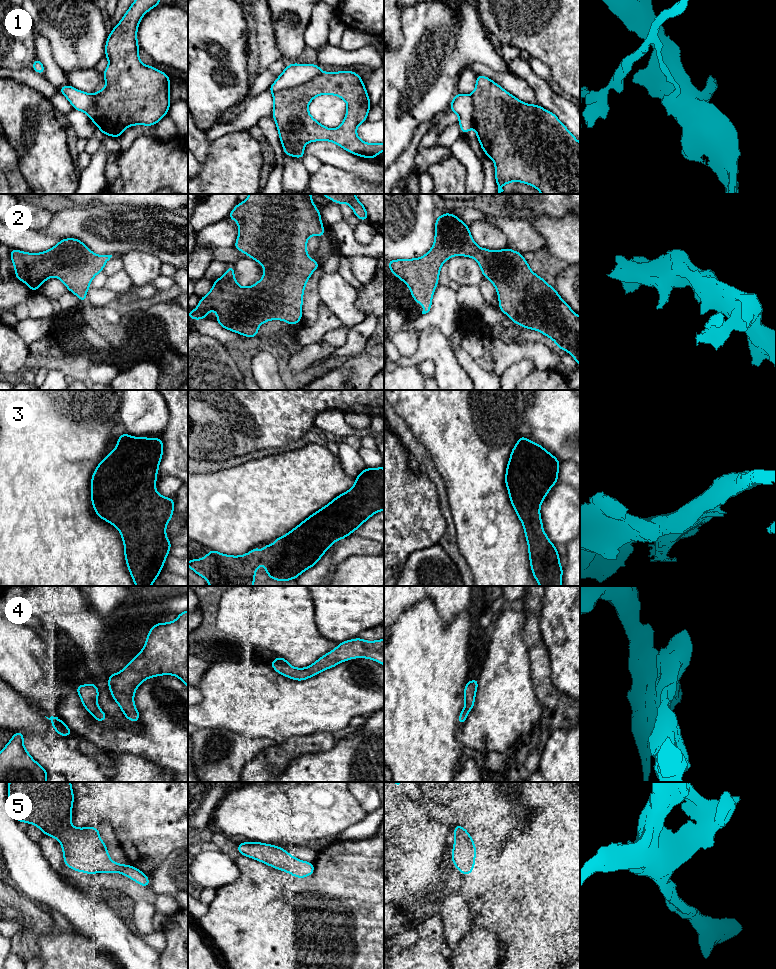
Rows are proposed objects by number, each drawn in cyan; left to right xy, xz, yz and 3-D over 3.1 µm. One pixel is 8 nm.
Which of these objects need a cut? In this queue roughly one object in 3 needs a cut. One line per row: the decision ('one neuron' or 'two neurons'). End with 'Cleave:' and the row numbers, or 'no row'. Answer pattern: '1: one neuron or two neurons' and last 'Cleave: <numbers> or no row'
1: two neurons
2: one neuron
3: one neuron
4: one neuron
5: one neuron
Cleave: 1

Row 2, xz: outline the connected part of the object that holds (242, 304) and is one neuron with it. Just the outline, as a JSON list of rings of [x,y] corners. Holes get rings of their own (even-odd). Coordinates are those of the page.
[[[249,194],[247,199],[238,203],[227,217],[235,220],[239,228],[239,235],[233,248],[262,264],[263,277],[250,287],[241,287],[234,277],[234,265],[229,265],[226,273],[213,282],[210,292],[200,298],[197,308],[190,311],[188,316],[192,320],[207,319],[207,313],[214,310],[218,315],[216,322],[221,327],[248,338],[257,337],[258,327],[269,320],[278,319],[296,325],[302,320],[306,283],[312,273],[320,268],[320,264],[315,259],[308,257],[307,239],[312,235],[318,237],[325,235],[320,211],[313,203],[311,194]]]

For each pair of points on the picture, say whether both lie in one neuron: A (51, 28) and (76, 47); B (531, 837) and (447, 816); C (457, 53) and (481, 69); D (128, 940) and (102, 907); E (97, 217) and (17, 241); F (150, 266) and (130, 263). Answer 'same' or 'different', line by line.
A: same
B: different
C: different
D: same
E: same
F: same

